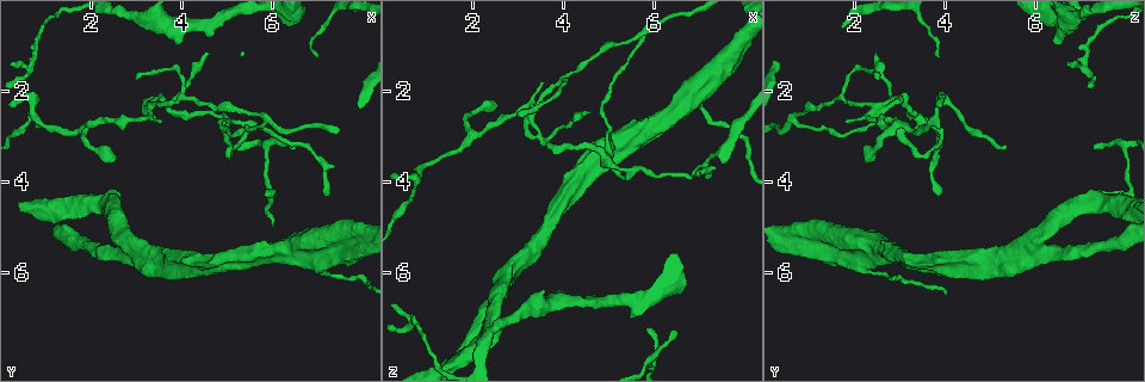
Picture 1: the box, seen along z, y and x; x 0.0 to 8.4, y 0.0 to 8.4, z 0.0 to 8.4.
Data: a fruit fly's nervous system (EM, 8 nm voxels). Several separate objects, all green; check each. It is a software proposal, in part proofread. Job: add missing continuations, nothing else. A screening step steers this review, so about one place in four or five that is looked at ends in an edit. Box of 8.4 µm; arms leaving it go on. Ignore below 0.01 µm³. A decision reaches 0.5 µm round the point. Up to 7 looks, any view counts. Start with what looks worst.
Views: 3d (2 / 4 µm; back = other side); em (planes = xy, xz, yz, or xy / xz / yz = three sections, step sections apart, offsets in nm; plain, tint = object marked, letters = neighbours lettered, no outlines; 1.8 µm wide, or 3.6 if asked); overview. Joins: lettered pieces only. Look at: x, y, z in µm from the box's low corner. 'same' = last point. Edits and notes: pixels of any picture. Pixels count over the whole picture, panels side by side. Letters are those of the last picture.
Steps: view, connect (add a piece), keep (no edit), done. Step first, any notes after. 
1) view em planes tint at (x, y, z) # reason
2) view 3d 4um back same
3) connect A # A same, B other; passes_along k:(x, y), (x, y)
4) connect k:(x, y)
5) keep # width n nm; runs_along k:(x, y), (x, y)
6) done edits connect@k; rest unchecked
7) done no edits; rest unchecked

view 3d 2um at (3.30, 2.45, 2.50) # arms part here

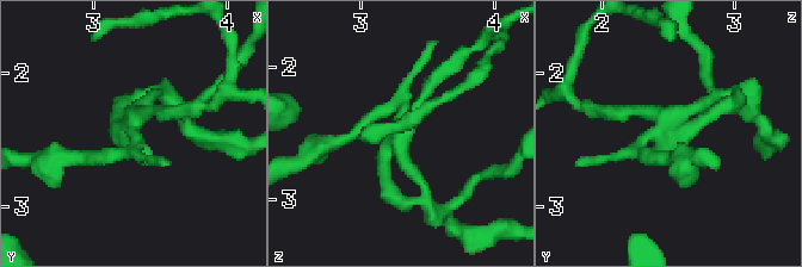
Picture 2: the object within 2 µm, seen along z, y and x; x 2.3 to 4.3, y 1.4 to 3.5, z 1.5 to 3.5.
view em yz step 16 tint at (3.28, 2.46, 2.48) # need the tissue

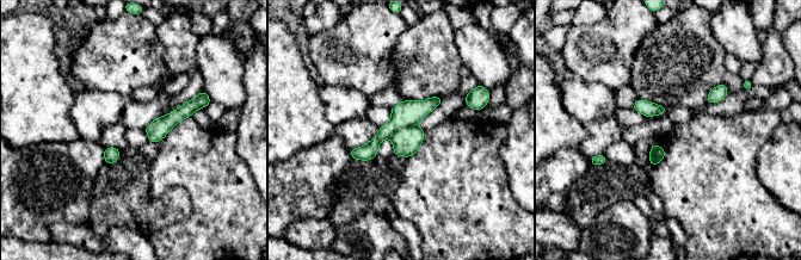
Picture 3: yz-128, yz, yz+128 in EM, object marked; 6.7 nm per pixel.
view em xz step 8 letters same

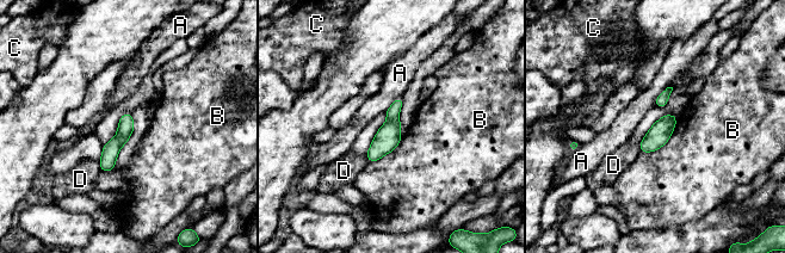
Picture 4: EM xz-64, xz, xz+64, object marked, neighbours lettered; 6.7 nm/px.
keep # A other, B other, C other, D other; border 4:(677, 117), (669, 139), (641, 153); no lettered piece goes on from it

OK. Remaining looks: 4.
view 3d 2um at (4.95, 2.70, 3.50) # four-way junction

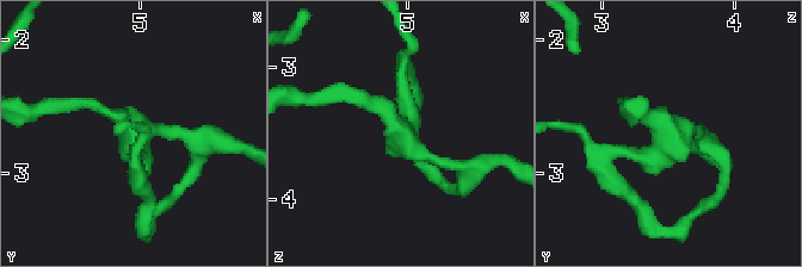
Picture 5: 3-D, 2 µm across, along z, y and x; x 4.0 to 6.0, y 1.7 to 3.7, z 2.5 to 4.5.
view em planes letters at (4.98, 2.66, 3.50) # arms 4

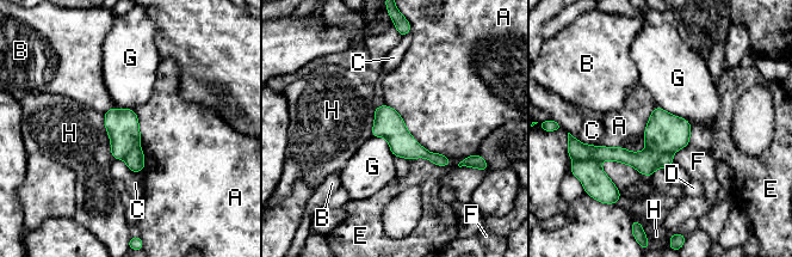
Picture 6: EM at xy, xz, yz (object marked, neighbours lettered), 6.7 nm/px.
keep # A other, B other, C other, D other, E other, F other, G other, H other; runs_along 6:(377, 111), (416, 151), (446, 161); none of them fits

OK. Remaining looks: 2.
view em yz step 4 tint at (4.55, 1.20, 2.45)

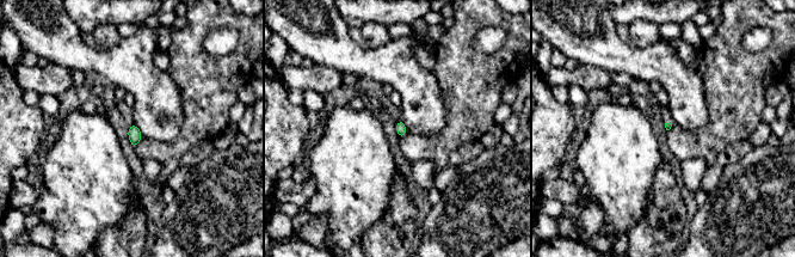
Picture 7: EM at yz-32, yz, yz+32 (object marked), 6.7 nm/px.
view em planes letters same # another direction

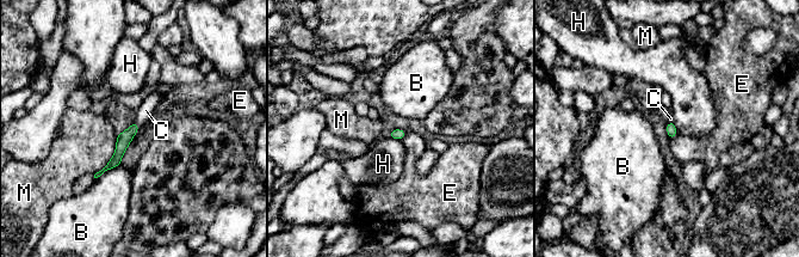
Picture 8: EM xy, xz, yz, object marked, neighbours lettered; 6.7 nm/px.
connect 8:(146, 110) # width 70 nm; B other, C same, E other, H other, M other; passes_along 8:(123, 140), (136, 123), (146, 110); it goes on there

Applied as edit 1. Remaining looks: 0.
done edits connect@8; rest unchecked

